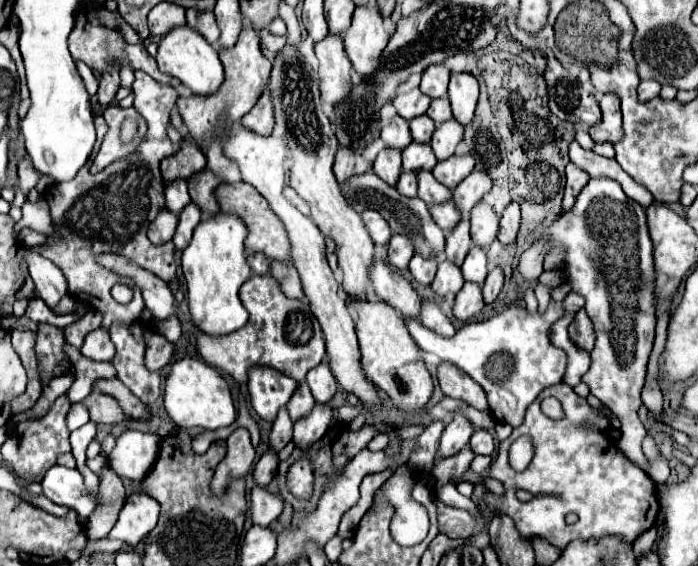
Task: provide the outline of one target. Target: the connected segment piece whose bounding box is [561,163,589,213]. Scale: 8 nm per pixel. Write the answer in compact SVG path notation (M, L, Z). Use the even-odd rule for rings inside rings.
M573 163L567 165L567 183L565 183L563 205L561 205L561 211L563 211L563 213L573 207L575 197L577 197L579 191L587 185L587 181L589 181L589 175L587 175L585 171L581 171L581 169L579 169L577 165L573 165Z

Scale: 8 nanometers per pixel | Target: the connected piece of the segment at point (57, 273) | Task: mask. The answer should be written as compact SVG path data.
M27 249L27 265L29 265L29 273L33 277L35 289L39 293L39 297L49 305L55 307L59 303L59 299L67 293L67 281L61 273L61 269L45 259L43 255Z

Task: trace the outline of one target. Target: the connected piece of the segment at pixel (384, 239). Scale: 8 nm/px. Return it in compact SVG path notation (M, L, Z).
M373 209L363 211L361 217L363 217L363 223L367 225L367 231L369 231L373 243L377 243L377 245L387 245L389 239L391 239L391 229L389 229L387 221L385 221L377 211L373 211Z

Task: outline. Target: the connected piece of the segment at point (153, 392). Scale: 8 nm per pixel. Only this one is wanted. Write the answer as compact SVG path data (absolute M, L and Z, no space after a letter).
M114 324L110 329L110 339L117 345L117 355L113 357L113 365L117 369L119 381L137 395L143 403L153 403L161 393L161 377L157 371L147 371L143 363L145 355L145 325Z

